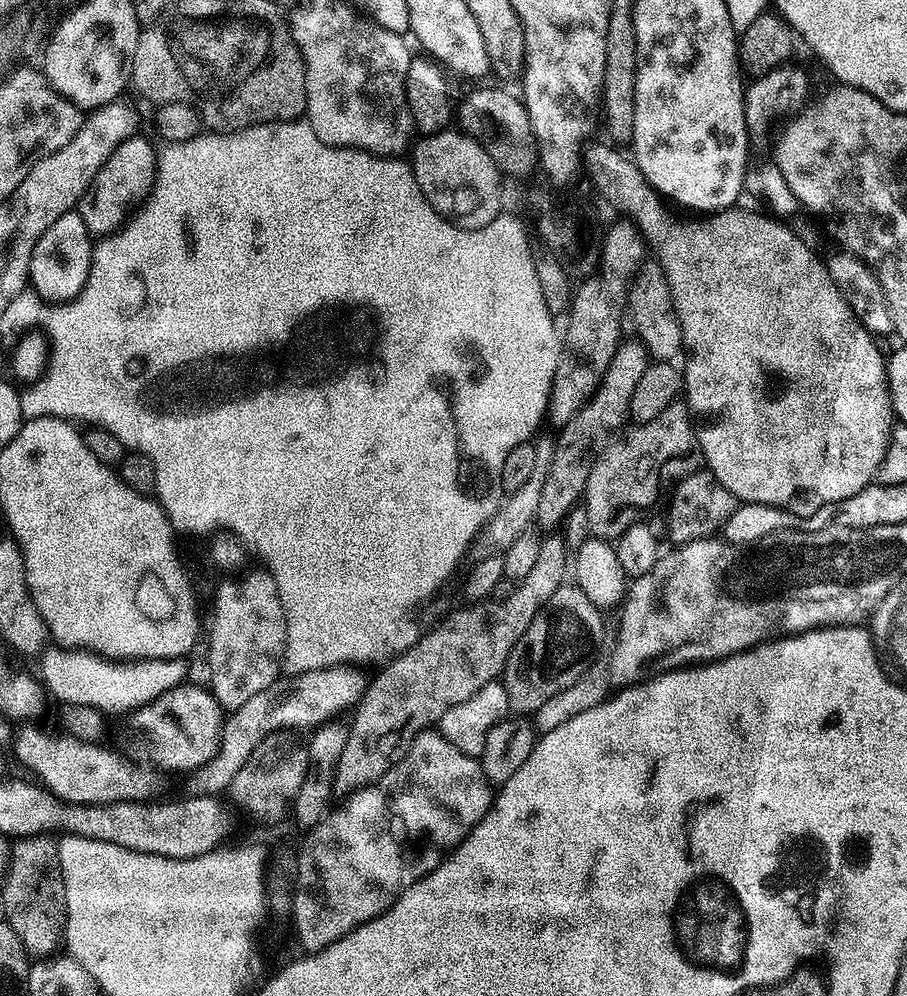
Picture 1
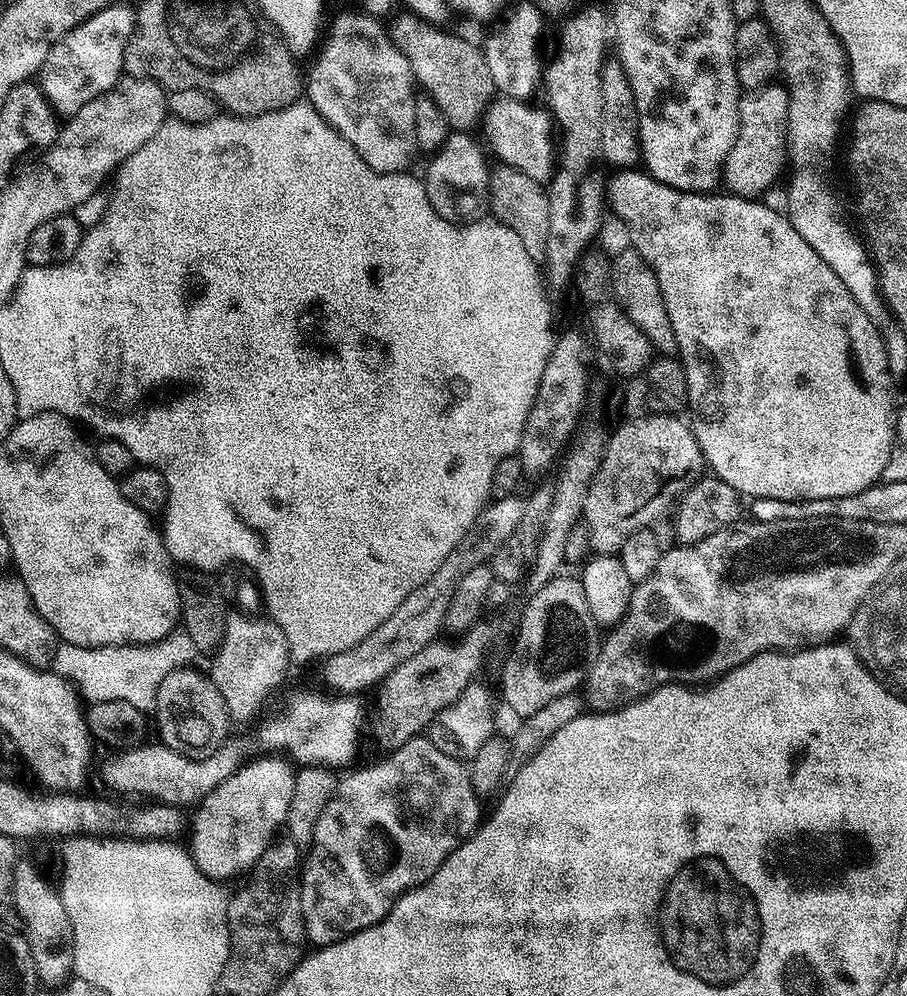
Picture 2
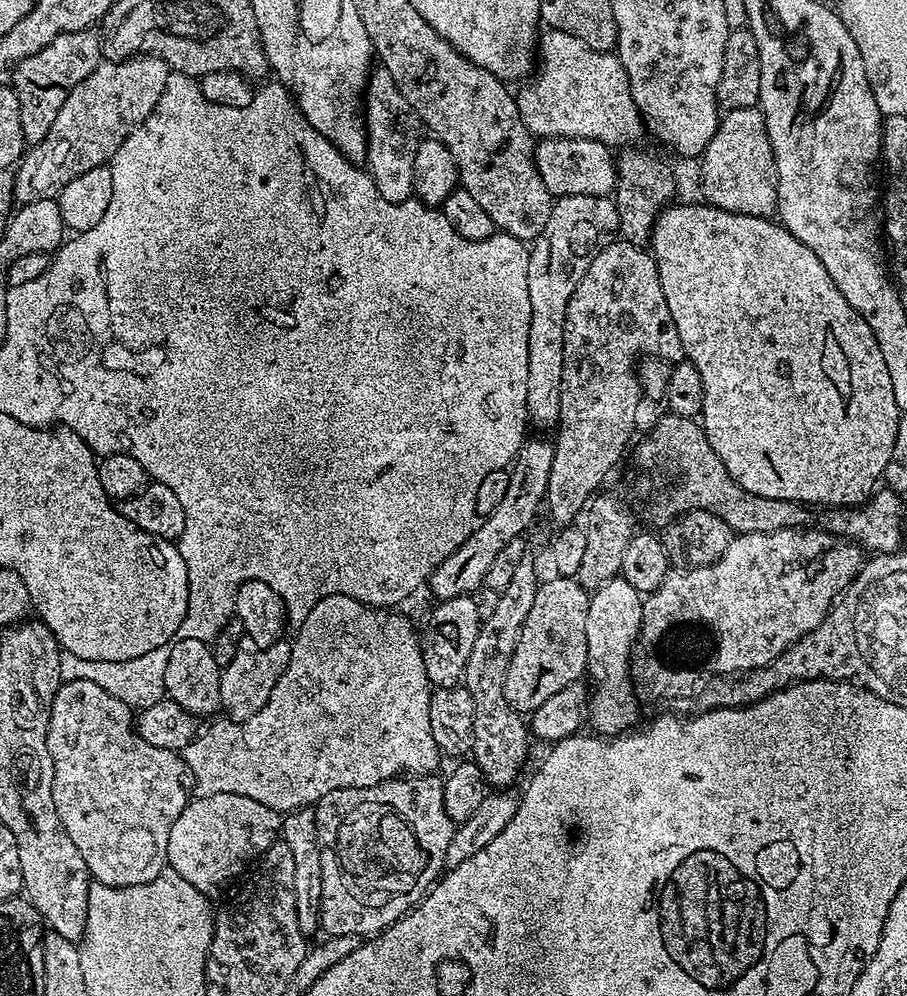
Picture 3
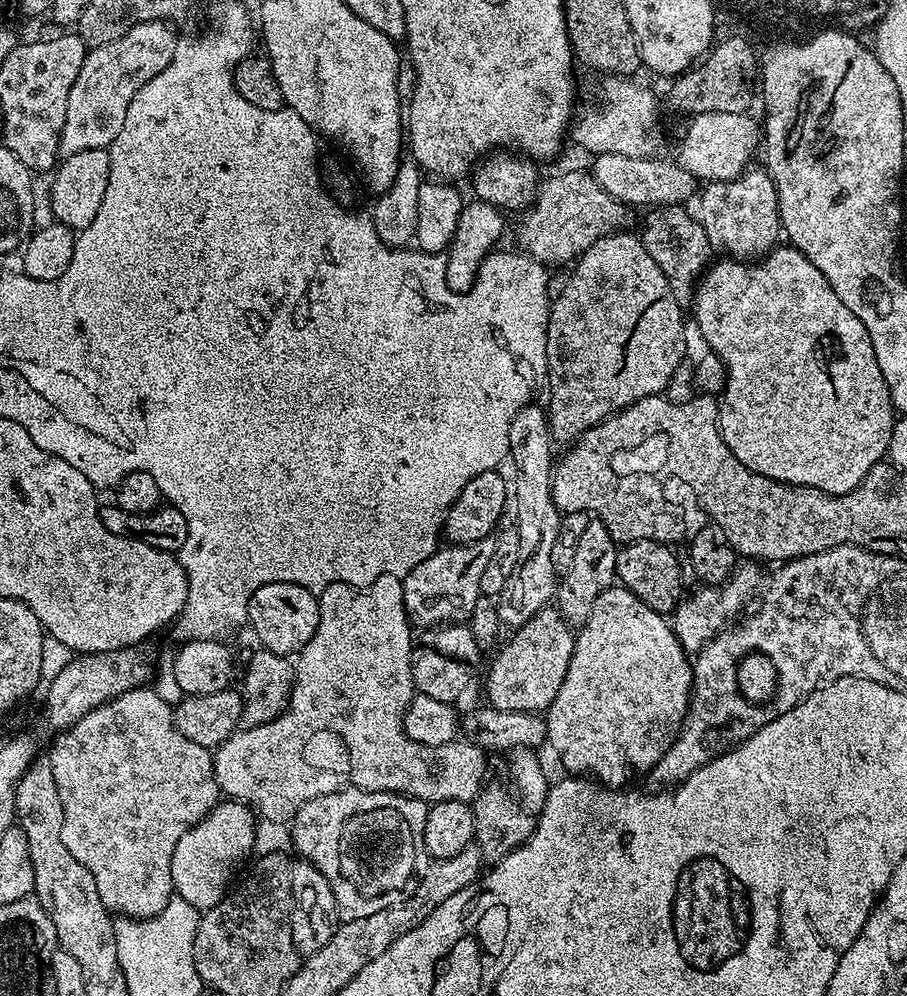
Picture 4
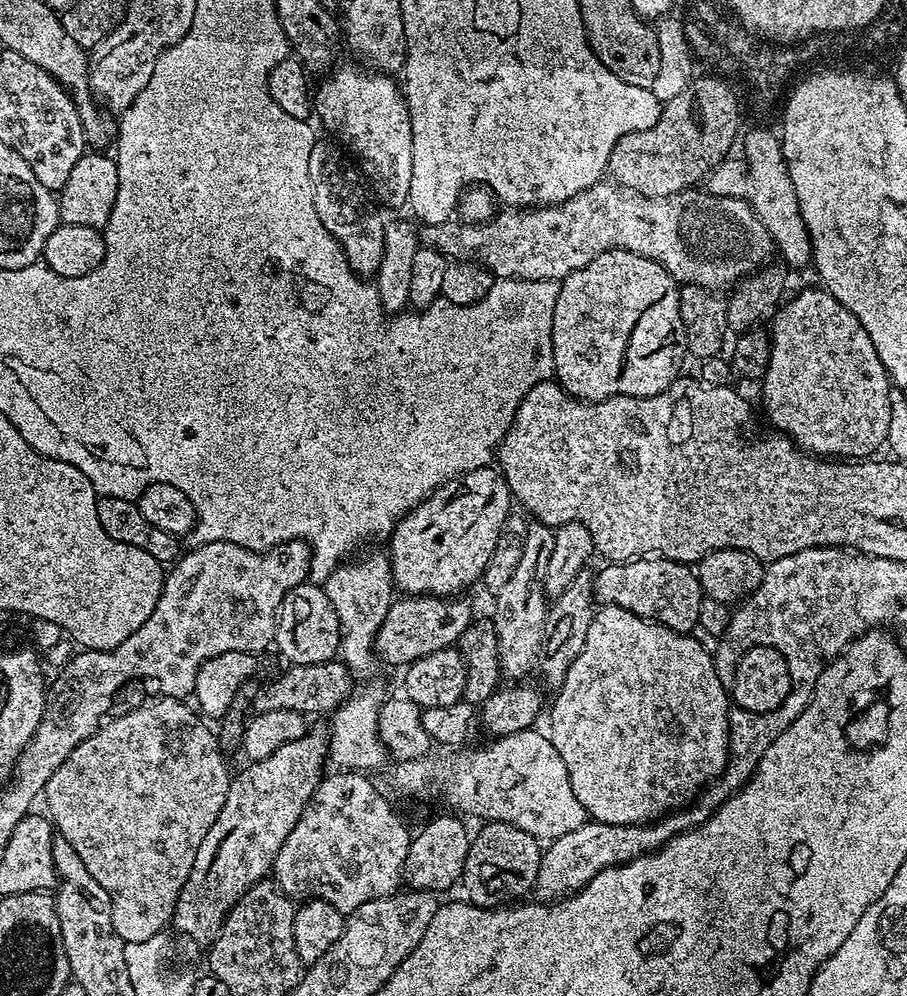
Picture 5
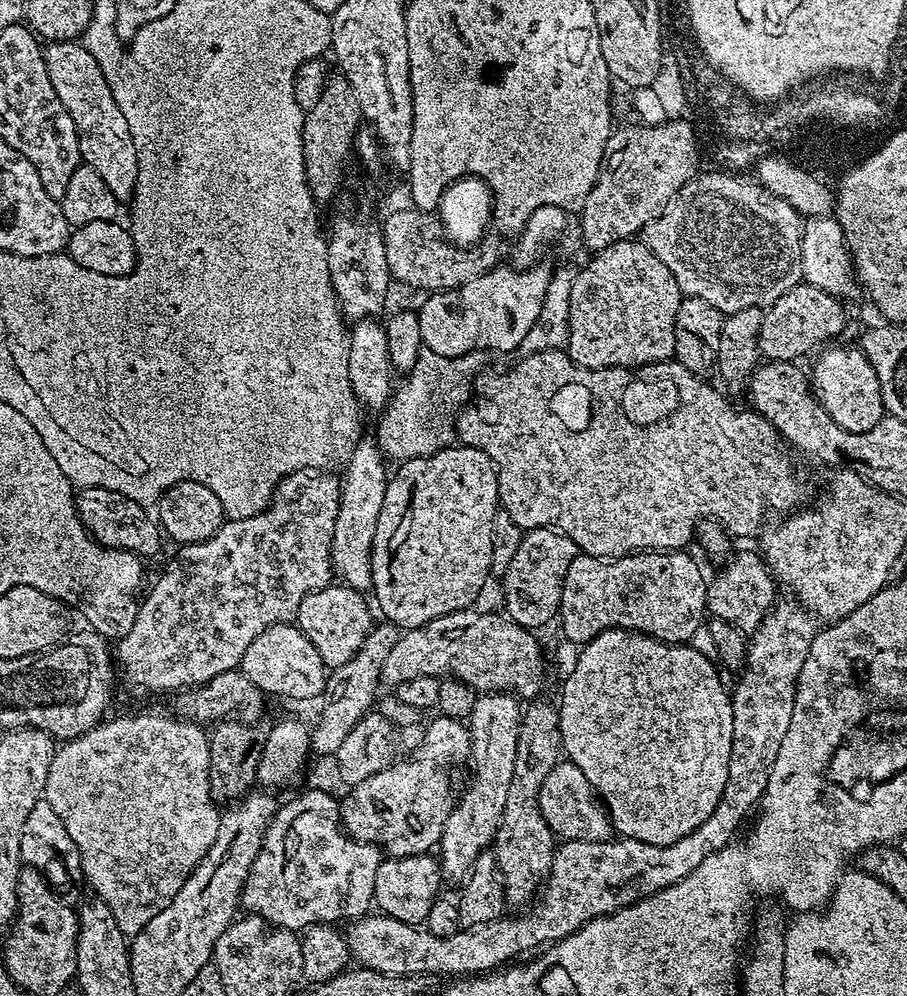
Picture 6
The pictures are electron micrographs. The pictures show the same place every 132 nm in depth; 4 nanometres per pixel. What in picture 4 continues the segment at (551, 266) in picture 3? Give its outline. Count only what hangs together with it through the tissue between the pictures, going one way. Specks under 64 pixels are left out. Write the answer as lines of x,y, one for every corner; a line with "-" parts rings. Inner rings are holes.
536,402
524,405
514,422
508,423
508,460
516,471
516,488
514,484
514,504
516,500
516,521
514,527
520,545
518,546
518,566
510,574
510,582
495,597
498,618
505,629
521,628
538,610
553,603
558,583
558,568
552,561
556,552
556,539
562,536
562,513
556,507
552,497
552,465
554,463
554,441
552,429
548,426
548,413

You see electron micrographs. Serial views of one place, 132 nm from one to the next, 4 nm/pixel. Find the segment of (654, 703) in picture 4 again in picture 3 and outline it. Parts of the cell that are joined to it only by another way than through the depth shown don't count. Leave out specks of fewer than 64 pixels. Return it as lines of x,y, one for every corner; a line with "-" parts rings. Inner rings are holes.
617,578
606,582
601,588
591,593
588,601
588,613
586,614
586,646
588,647
588,671
590,679
590,728
593,733
605,738
618,736
629,730
635,729
640,720
640,704
636,701
636,692
632,689
632,672
628,669
628,663
633,663
634,649
640,639
640,627
642,626
642,610
644,600
630,582
623,578

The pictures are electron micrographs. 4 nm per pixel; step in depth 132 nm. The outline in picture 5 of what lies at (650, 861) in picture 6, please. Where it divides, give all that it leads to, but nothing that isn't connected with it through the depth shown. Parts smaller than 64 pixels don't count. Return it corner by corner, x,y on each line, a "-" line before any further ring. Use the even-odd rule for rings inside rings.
728,714
728,751
732,755
729,755
724,771
701,791
695,803
663,817
659,822
647,824
585,822
582,826
578,826
578,830
570,830
570,834
562,834
562,838
551,841
543,849
534,887
535,894
540,895
537,897
544,902
563,898
579,888
585,888
590,878
594,878
594,874
614,864
625,864
627,860
651,854
673,836
705,824
721,804
726,803
735,792
739,792
752,779
762,754
770,750
774,738
778,738
778,734
782,734
782,730
790,726
790,722
794,722
793,716
759,716
757,718
757,716

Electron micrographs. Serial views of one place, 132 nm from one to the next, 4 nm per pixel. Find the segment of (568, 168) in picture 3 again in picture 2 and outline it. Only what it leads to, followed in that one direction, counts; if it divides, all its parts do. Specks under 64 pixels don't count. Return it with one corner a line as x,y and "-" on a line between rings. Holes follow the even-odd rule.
496,98
492,101
486,115
483,118
482,129
484,128
485,132
488,134
488,142
492,146
492,152
494,155
499,157
498,160
501,165
508,165
510,167
513,167
514,170
518,170
522,174
526,174
527,177
532,178
534,180
548,182
551,181
554,175
554,169
557,167
558,164
557,157
555,155
552,157
552,128
554,132
554,124
553,121
550,119
549,113
545,111
543,107
541,107
542,109
540,109
531,108
532,106
533,105
531,103
525,102
523,100
509,100
507,98

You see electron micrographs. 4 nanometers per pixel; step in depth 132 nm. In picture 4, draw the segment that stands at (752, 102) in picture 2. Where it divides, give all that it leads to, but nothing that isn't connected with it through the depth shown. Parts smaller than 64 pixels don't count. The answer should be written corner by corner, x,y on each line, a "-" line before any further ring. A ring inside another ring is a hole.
749,167
737,180
714,180
705,183
699,193
699,200
700,225
706,230
706,238
717,253
728,258
755,262
767,256
781,243
778,194
770,174
763,167

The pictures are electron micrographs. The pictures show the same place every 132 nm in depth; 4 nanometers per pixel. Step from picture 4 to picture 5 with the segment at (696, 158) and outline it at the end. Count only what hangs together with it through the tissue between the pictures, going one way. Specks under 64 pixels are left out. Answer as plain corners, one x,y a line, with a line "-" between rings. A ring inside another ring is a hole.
752,128
747,132
748,129
742,136
742,159
746,165
746,199
762,226
766,226
775,251
785,260
783,263
789,269
800,268
810,260
808,231
800,217
794,186
790,182
788,166
780,149
779,135
768,128

